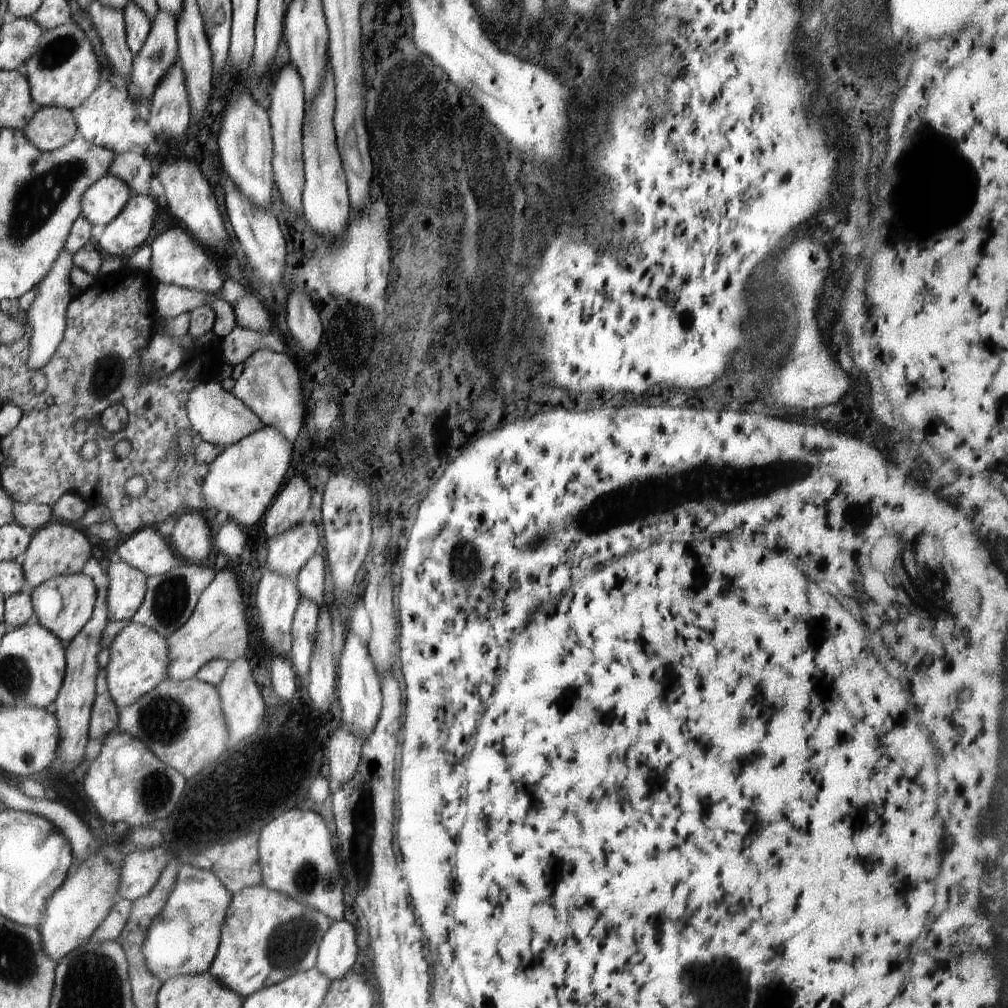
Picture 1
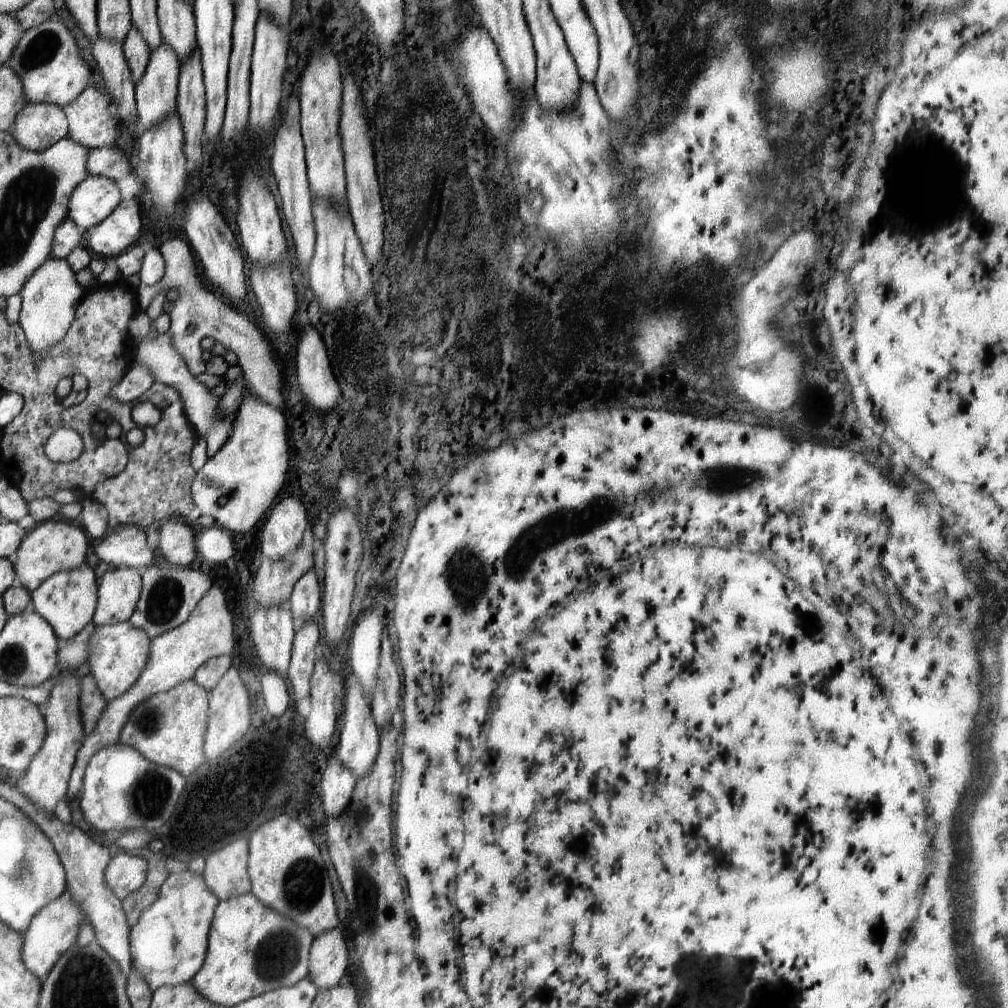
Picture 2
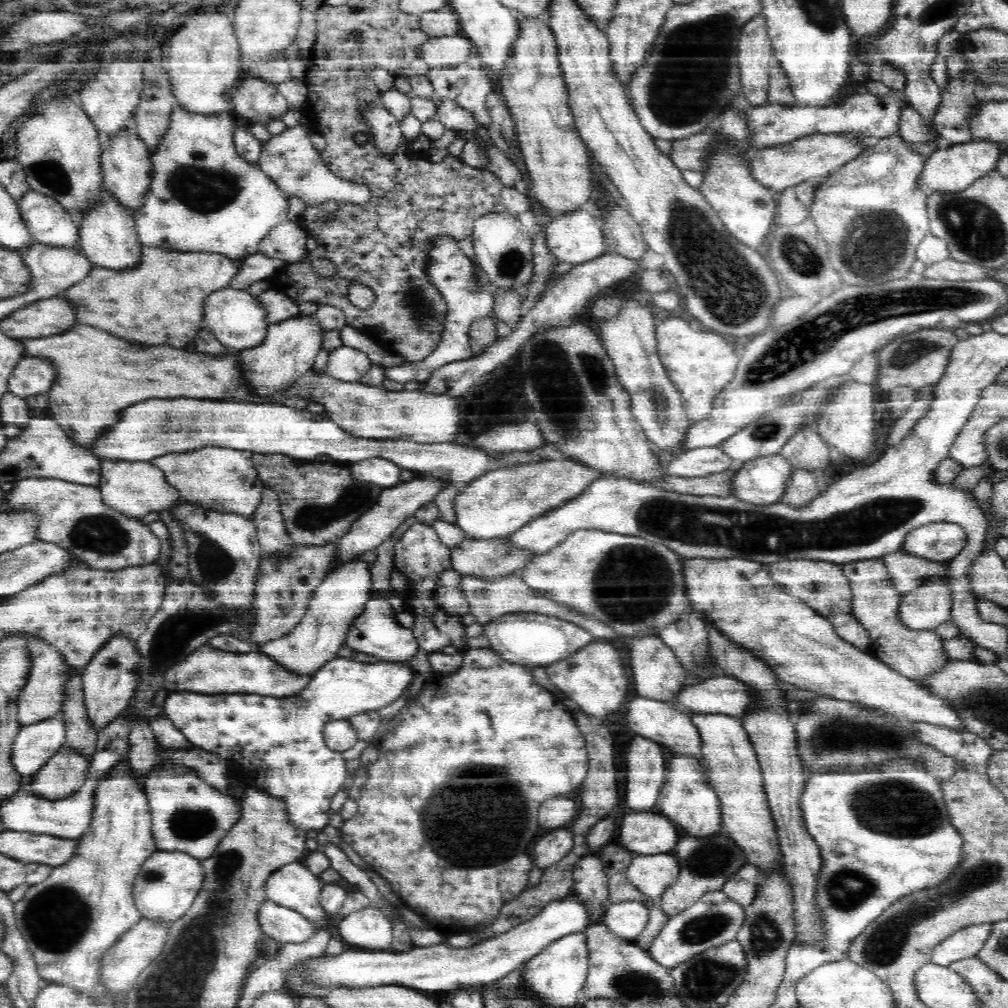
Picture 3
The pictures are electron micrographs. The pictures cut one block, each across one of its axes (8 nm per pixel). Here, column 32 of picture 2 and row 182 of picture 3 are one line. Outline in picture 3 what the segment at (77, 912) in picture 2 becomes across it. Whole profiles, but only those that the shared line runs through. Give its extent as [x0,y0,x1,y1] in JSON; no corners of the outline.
[920,139,1004,194]

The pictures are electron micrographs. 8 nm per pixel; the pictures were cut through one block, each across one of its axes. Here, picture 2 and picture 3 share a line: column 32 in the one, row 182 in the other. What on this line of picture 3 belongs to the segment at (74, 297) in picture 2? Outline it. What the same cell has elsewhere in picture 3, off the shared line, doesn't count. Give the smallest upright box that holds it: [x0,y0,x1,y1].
[256,125,371,208]

